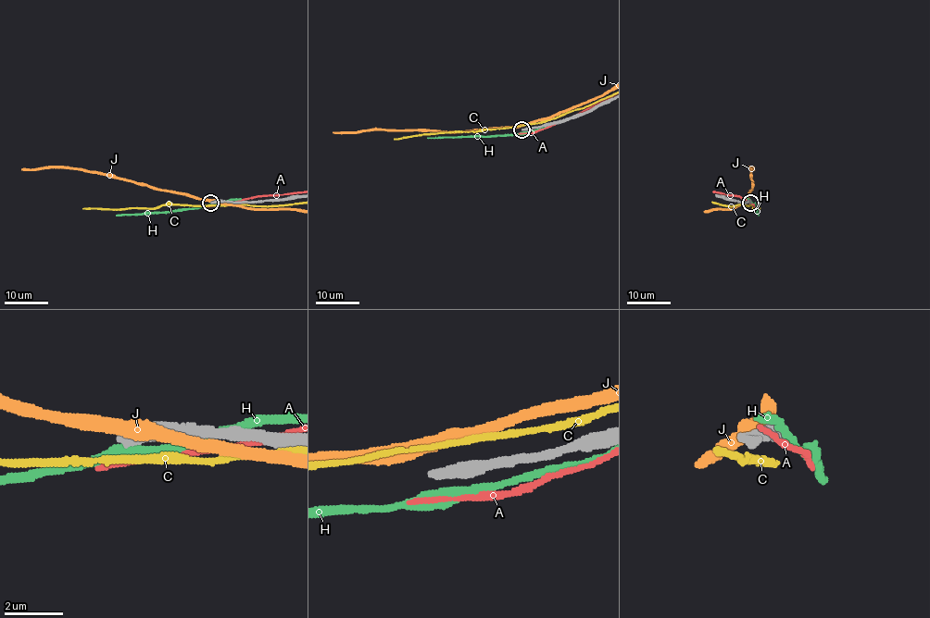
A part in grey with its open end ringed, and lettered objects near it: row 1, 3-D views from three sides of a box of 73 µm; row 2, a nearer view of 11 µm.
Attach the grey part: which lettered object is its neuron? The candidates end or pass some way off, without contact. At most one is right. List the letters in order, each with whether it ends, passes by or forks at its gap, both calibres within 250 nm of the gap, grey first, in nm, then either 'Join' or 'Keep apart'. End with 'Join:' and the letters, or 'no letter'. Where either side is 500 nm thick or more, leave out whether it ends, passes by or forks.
A: It ends there. Thickness 340 nm (grey) against 240 nm. Keep apart
C: It passes by. Thickness 340 nm (grey) against 190 nm. Keep apart
H: It passes by. Thickness 340 nm (grey) against 440 nm. Keep apart
J: It passes by. Thickness 340 nm (grey) against 480 nm. Keep apart
Join: no letter

